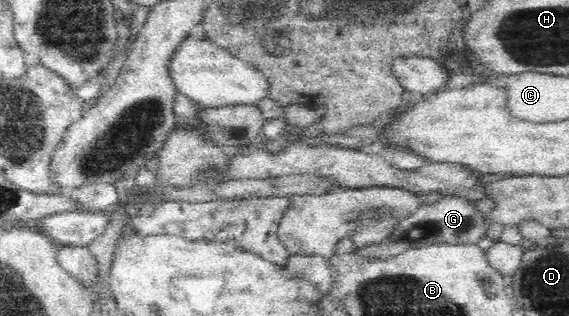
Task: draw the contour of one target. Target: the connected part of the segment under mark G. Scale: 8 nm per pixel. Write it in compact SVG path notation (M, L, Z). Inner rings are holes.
M448 196L442 198L436 204L424 203L410 218L398 222L397 226L391 231L380 244L366 244L366 246L358 247L354 255L364 257L368 261L378 259L389 259L398 256L410 250L410 248L422 248L429 244L438 244L447 242L448 244L460 244L463 242L478 243L480 239L487 236L487 221L485 214L478 214L470 205L468 199L458 198L456 196Z

